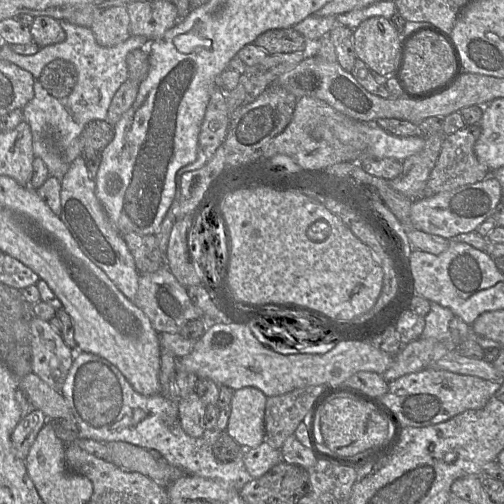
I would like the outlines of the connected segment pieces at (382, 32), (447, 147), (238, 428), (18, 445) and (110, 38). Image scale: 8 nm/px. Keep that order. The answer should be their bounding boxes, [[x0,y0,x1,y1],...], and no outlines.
[[353,16,401,76],[424,125,490,196],[226,386,267,448],[11,409,47,460],[90,5,131,47]]

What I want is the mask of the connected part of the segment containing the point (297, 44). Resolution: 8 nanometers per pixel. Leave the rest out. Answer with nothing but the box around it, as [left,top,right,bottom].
[253,27,307,55]

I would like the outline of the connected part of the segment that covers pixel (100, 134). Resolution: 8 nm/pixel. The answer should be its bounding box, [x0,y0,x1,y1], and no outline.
[79,120,115,181]

